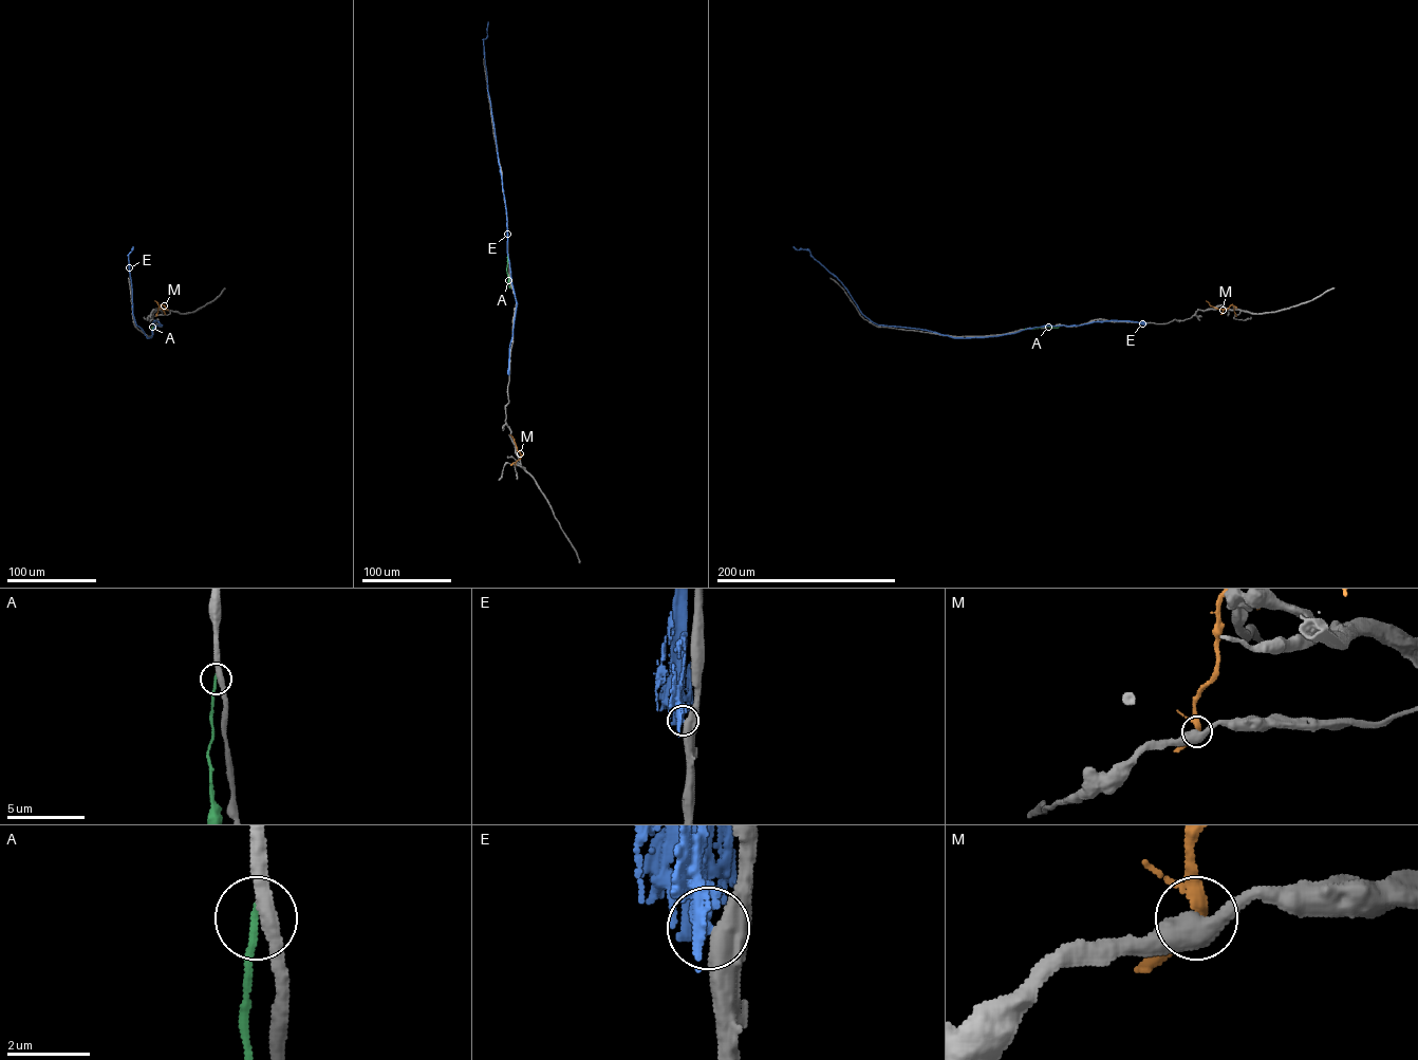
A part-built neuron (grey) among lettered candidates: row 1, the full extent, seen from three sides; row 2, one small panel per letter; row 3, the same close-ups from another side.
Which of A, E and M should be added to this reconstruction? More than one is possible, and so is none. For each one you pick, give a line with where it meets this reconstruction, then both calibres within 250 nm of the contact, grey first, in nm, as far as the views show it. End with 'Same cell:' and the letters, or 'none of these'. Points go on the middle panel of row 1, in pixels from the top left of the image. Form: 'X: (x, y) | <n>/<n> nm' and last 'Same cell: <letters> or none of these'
Same cell: none of these

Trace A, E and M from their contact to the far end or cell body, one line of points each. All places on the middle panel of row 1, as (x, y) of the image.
A: (507, 253), (510, 287)
E: (508, 374), (516, 300), (485, 64), (483, 40), (488, 21)
M: (511, 464), (521, 454), (509, 434)

